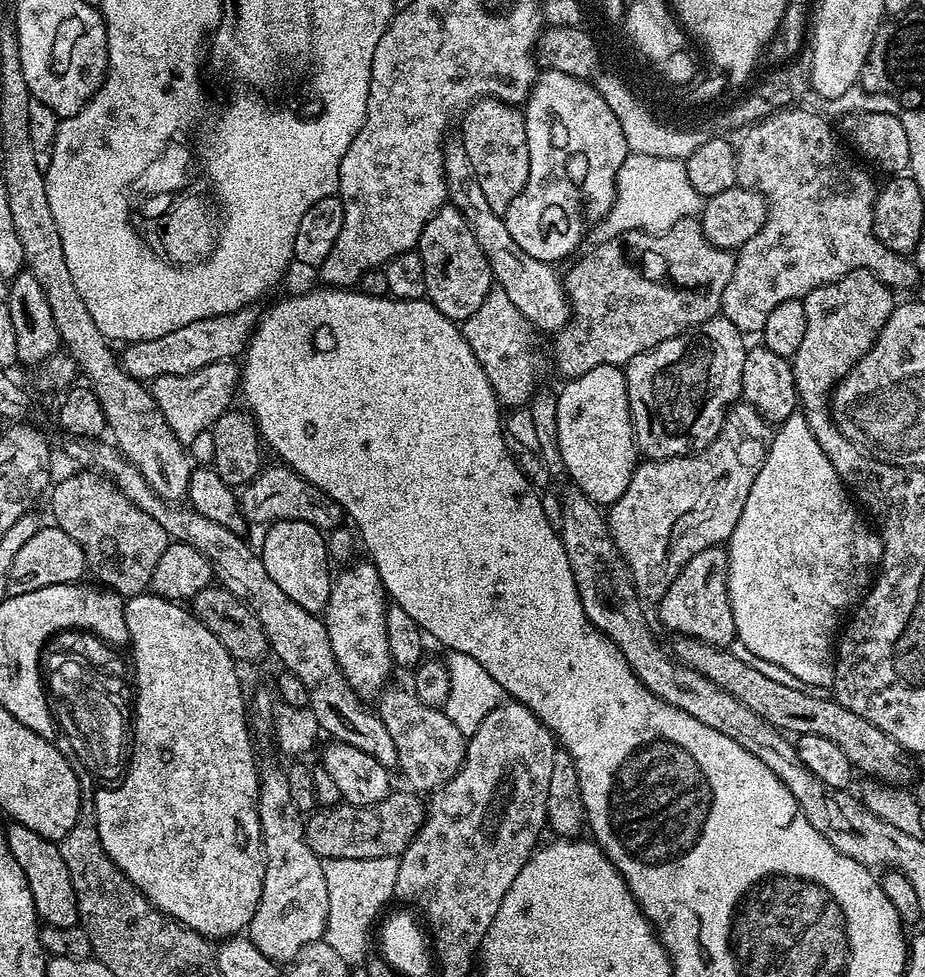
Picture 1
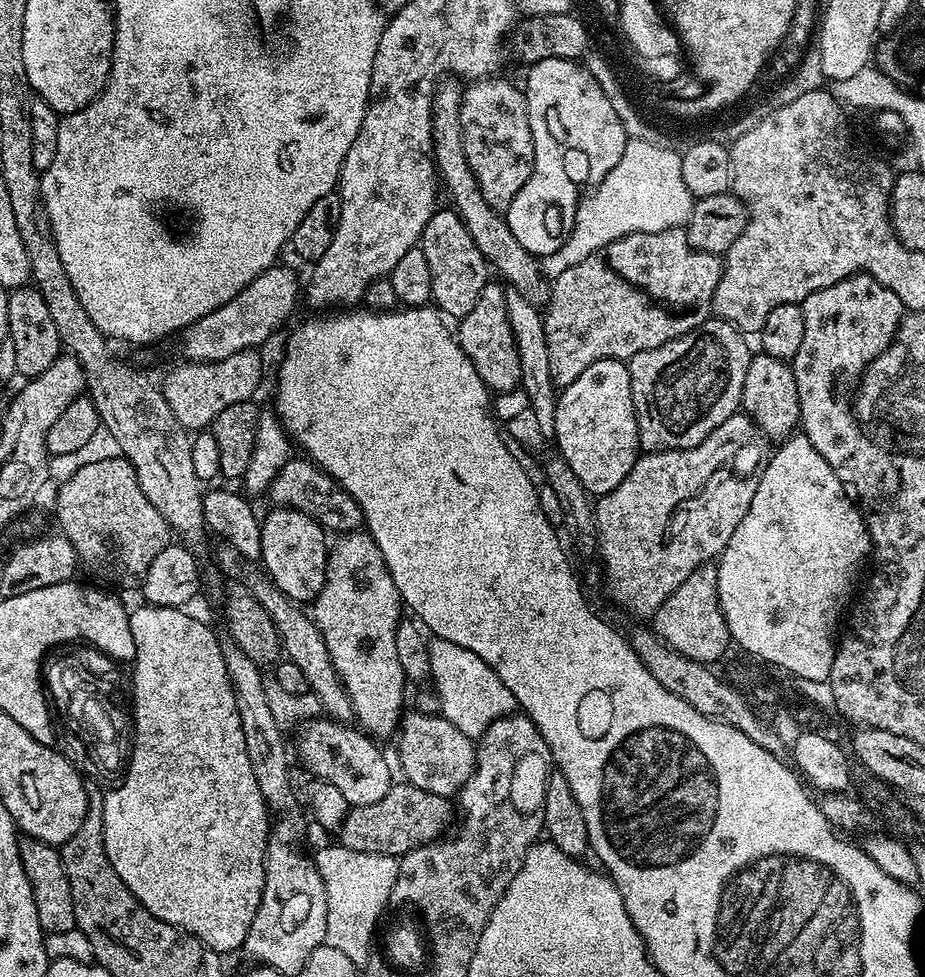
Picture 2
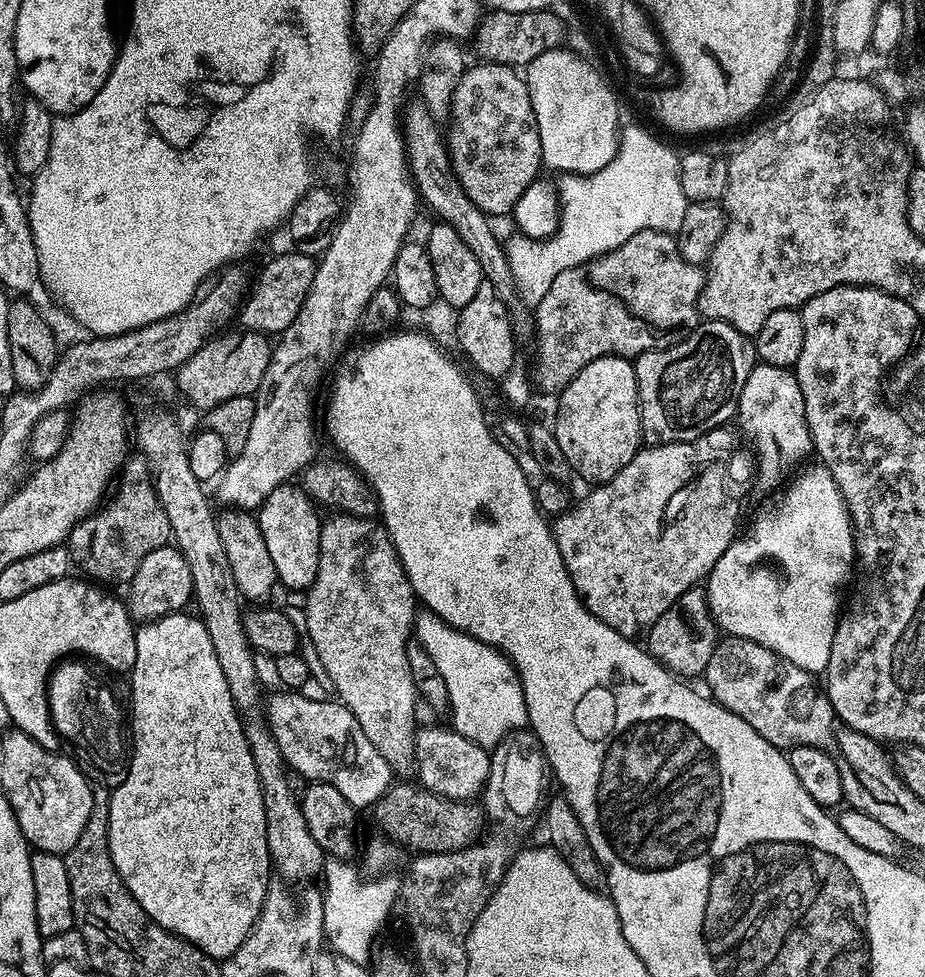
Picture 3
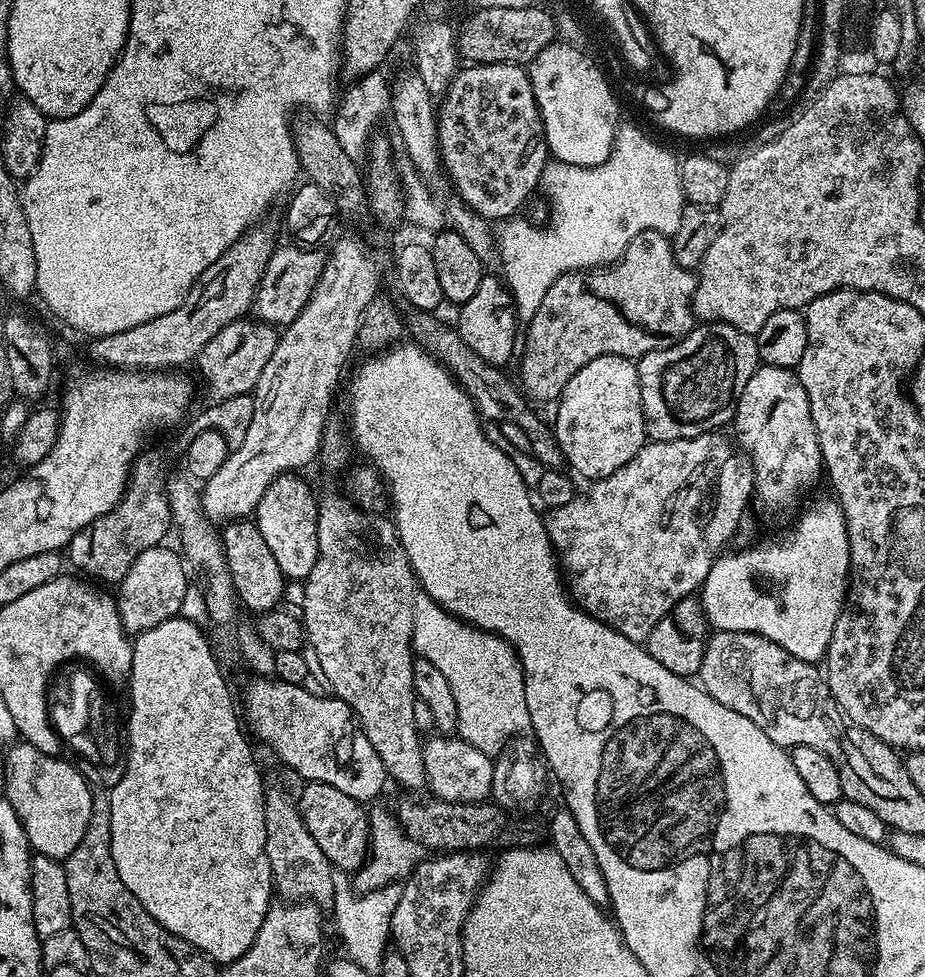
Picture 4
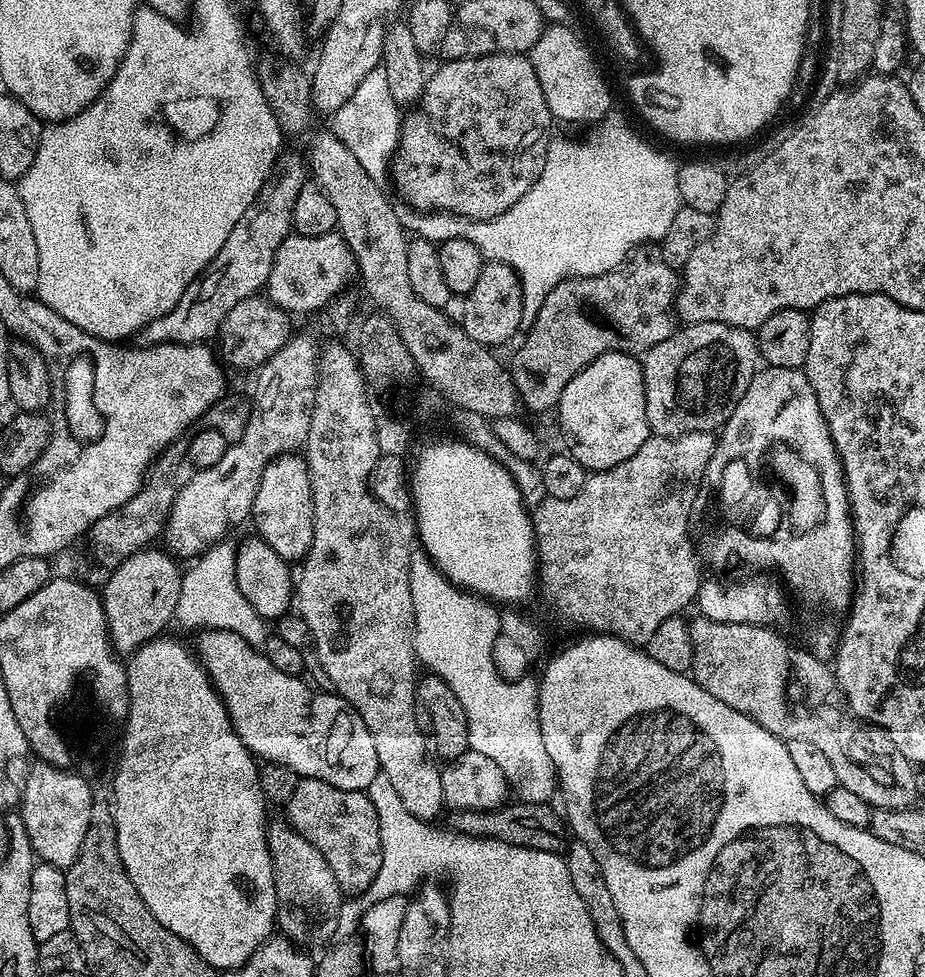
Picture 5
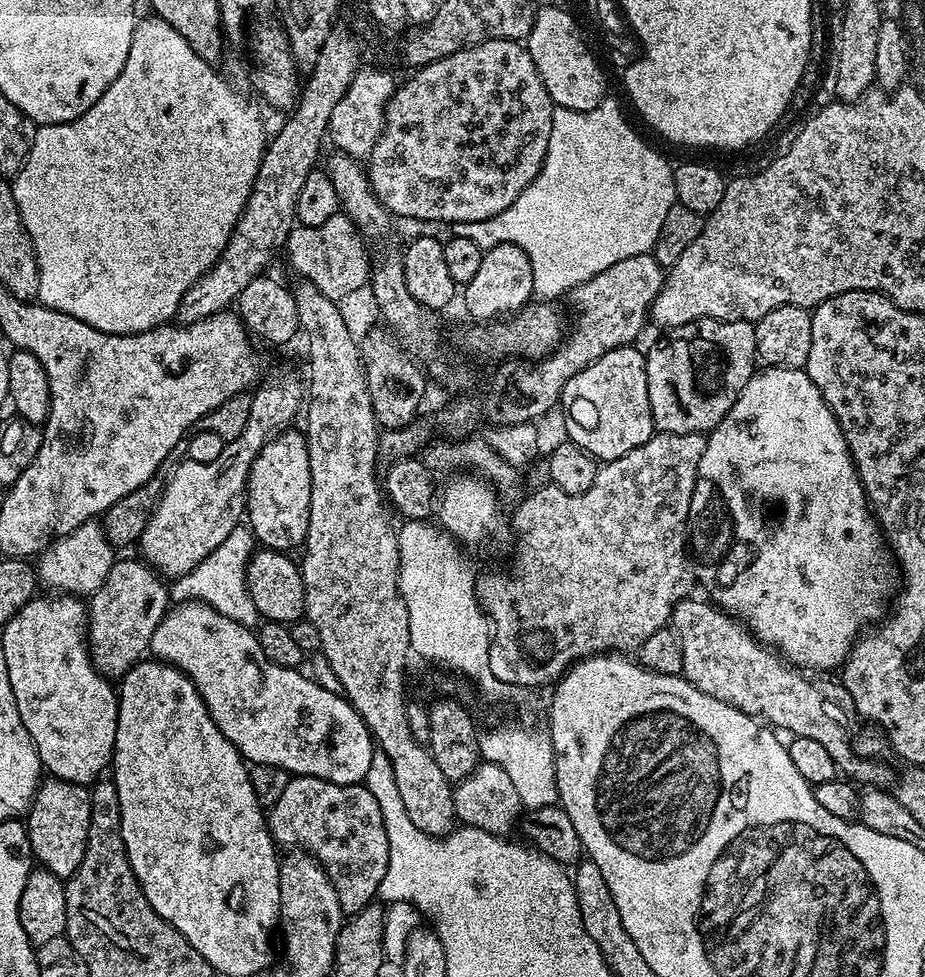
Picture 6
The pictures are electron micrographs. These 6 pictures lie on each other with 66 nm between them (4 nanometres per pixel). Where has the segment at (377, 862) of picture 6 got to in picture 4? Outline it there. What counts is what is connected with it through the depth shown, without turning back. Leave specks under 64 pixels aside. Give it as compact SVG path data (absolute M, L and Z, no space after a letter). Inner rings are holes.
M315 782L305 783L298 803L306 830L310 830L314 842L318 842L318 847L322 849L322 854L326 854L333 869L344 874L355 874L370 855L370 829L365 805L350 798L350 794L342 794L342 790L334 790L334 786Z

